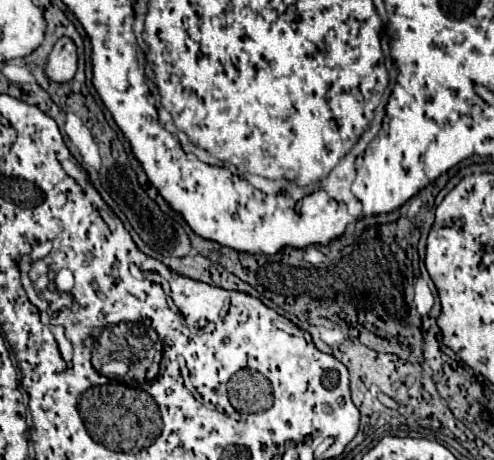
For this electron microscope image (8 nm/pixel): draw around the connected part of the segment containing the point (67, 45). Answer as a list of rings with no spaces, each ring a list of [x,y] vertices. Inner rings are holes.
[[[64,36],[54,44],[44,66],[44,72],[52,82],[68,82],[76,74],[76,64],[78,64],[76,46],[70,38]]]

